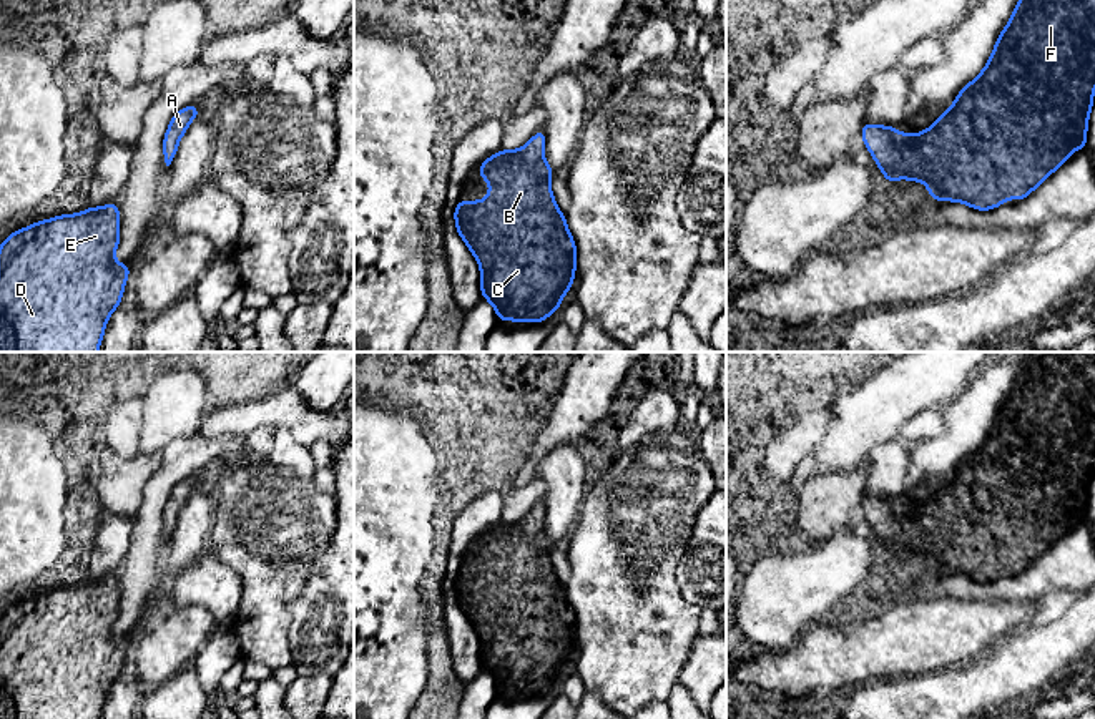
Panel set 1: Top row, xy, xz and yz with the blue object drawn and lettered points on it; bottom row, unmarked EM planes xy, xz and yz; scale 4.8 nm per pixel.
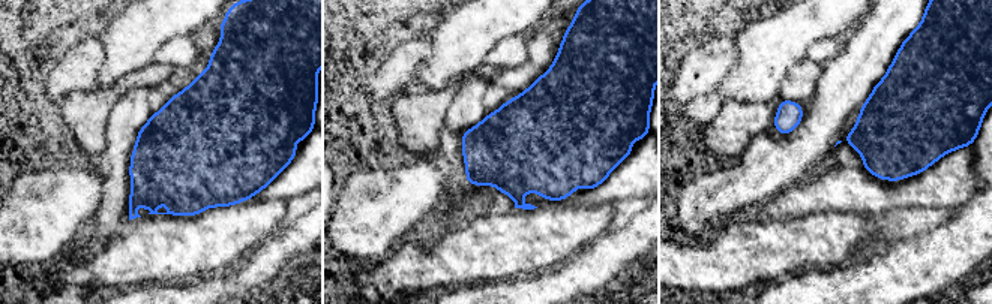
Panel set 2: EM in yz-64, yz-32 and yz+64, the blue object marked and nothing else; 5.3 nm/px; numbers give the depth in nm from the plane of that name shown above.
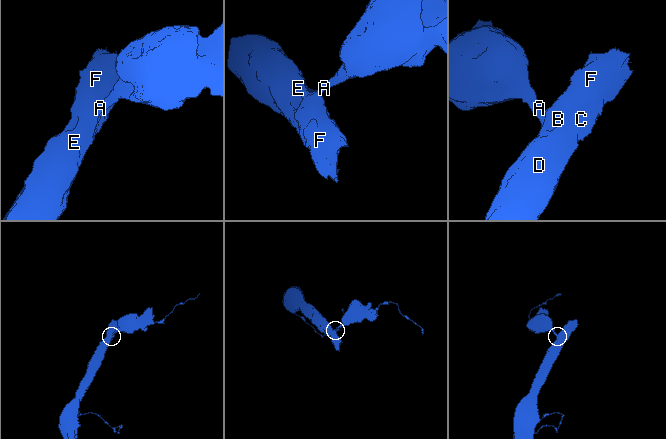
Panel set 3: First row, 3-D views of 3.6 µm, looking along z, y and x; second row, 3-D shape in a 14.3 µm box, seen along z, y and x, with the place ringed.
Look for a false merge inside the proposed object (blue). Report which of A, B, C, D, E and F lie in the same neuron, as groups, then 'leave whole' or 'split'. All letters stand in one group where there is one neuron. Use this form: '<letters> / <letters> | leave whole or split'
A B C D E F | leave whole

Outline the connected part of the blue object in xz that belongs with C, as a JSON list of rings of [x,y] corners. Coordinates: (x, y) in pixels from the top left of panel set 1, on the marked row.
[[[540,128],[522,148],[487,158],[479,169],[484,181],[490,184],[489,196],[482,201],[459,201],[455,204],[455,226],[474,257],[480,264],[480,292],[495,312],[497,320],[523,320],[538,324],[550,317],[575,281],[577,244],[567,227],[567,218],[560,213],[550,189],[553,169],[543,156],[545,130]]]

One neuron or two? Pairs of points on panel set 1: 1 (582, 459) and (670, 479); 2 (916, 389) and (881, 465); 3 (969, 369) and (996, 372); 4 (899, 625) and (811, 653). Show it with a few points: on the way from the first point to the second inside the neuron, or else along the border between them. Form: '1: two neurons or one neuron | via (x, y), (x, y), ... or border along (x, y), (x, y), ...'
1: two neurons | border along (594, 474), (580, 510)
2: two neurons | border along (896, 439), (879, 442), (866, 460)
3: two neurons | border along (979, 369), (952, 401)
4: one neuron | via (878, 643), (858, 653), (833, 653)

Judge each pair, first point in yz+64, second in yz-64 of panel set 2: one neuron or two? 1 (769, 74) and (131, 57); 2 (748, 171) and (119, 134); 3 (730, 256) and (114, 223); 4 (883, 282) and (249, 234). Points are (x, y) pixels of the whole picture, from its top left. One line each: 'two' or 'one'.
1: one
2: two
3: two
4: two

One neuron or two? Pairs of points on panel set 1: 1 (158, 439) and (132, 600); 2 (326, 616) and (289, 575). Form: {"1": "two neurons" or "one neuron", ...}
{"1": "two neurons", "2": "two neurons"}

